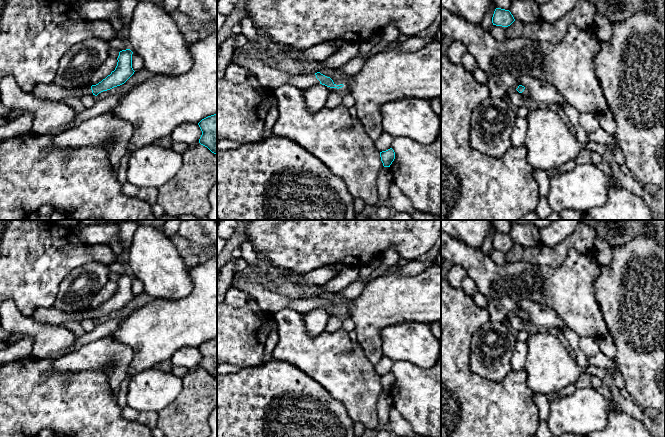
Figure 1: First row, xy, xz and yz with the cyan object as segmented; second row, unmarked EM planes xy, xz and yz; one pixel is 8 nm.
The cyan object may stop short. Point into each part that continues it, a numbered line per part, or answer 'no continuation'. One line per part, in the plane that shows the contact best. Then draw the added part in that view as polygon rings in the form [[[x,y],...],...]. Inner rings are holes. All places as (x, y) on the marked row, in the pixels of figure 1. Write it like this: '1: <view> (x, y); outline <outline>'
1: xz (267, 76); outline [[[238,55],[232,60],[232,62],[244,67],[250,72],[253,72],[260,85],[271,90],[287,83],[293,84],[302,90],[306,90],[315,84],[320,84],[320,81],[313,73],[292,75],[274,69],[261,59],[255,59],[252,56]]]

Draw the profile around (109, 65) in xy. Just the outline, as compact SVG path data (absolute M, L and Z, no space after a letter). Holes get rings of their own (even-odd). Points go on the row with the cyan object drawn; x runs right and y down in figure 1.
M109 56L92 76L90 80L90 86L98 84L108 75L110 75L111 72L115 70L117 62L118 62L117 58Z

